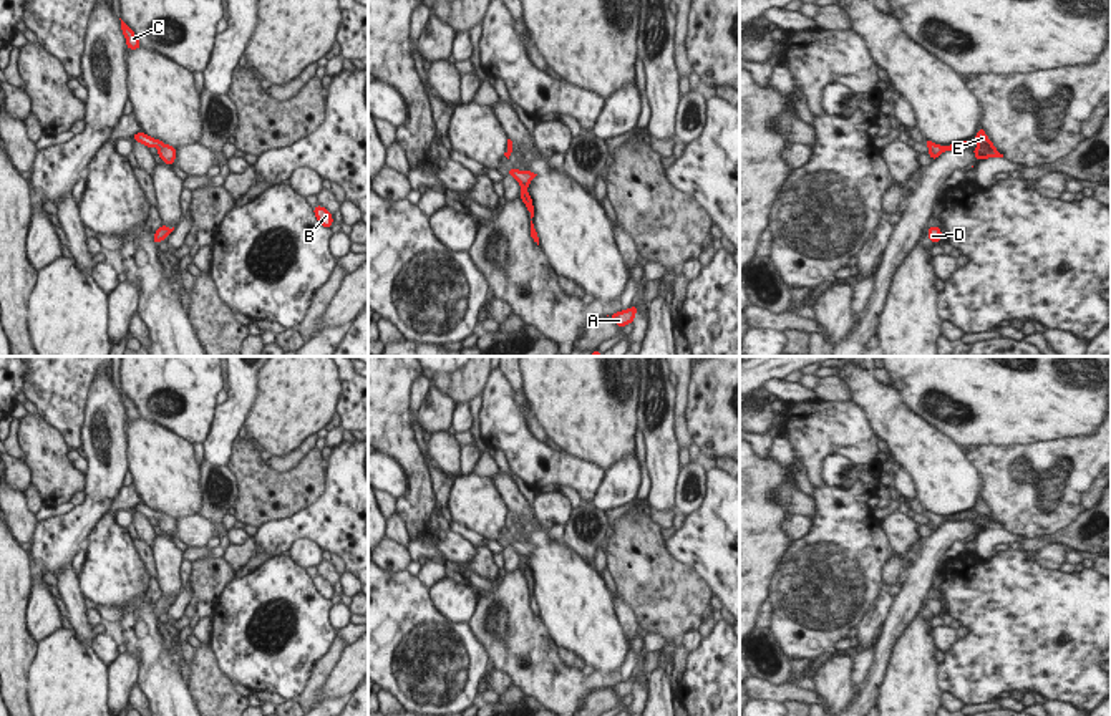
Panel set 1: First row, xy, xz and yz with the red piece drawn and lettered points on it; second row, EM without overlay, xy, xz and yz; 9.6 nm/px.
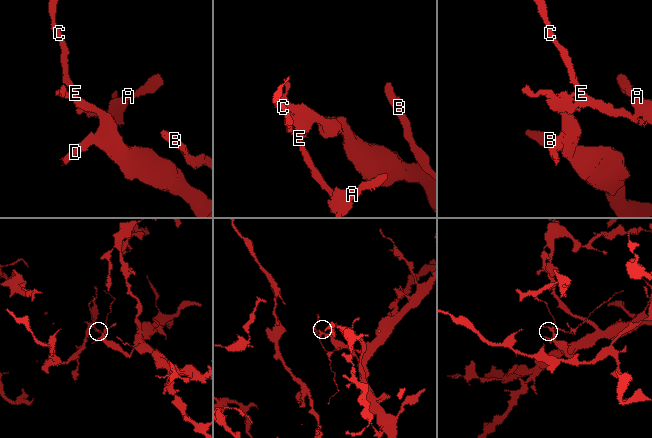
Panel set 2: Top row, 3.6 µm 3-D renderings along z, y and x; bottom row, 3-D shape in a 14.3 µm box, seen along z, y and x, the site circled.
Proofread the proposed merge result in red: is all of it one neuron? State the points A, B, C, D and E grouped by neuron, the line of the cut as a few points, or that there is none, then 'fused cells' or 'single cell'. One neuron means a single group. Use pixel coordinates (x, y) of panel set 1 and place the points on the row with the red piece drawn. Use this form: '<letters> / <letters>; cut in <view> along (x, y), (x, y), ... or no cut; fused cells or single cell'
A B C D E; no cut; single cell

